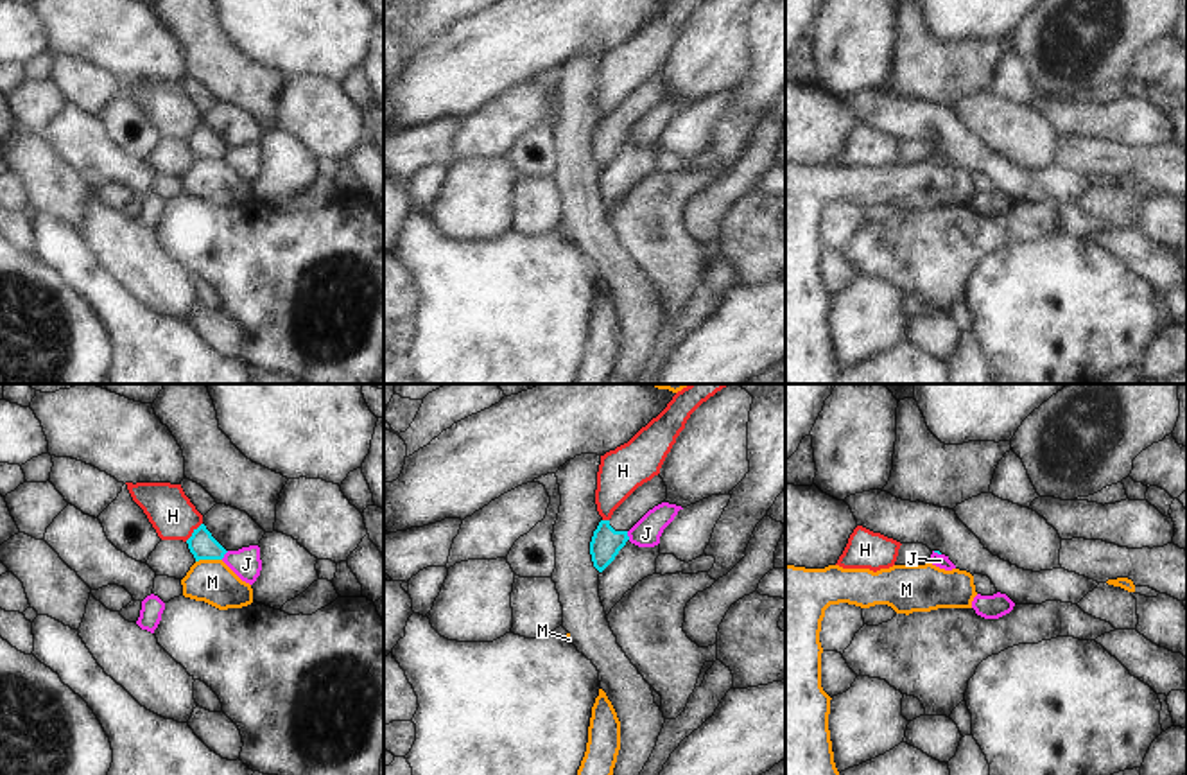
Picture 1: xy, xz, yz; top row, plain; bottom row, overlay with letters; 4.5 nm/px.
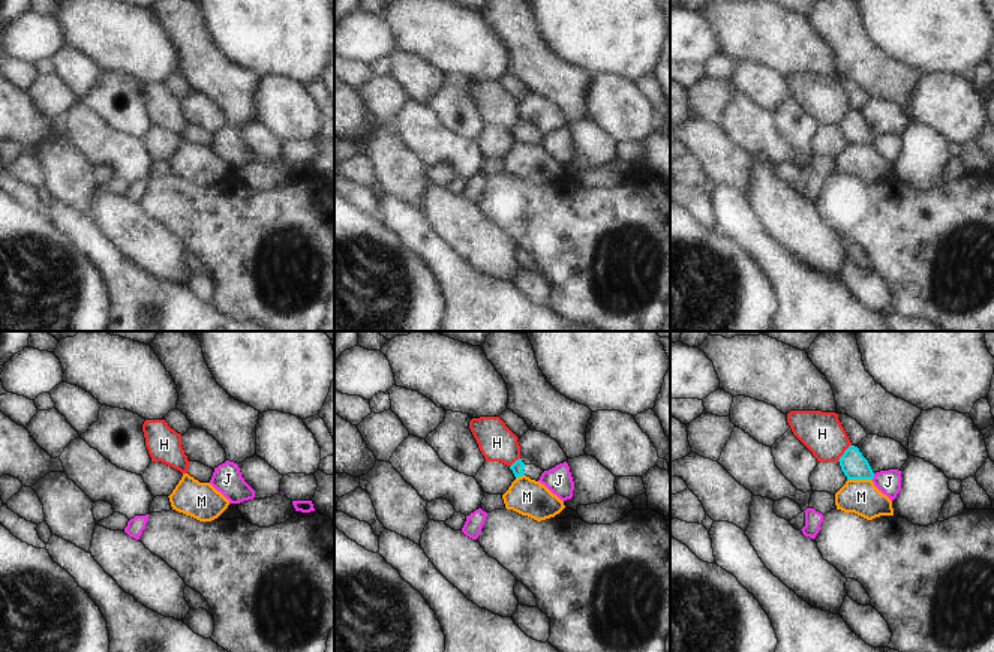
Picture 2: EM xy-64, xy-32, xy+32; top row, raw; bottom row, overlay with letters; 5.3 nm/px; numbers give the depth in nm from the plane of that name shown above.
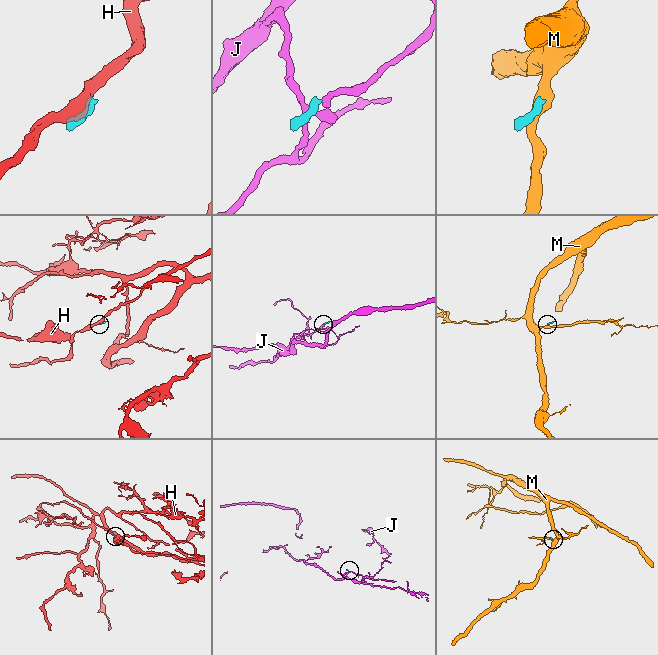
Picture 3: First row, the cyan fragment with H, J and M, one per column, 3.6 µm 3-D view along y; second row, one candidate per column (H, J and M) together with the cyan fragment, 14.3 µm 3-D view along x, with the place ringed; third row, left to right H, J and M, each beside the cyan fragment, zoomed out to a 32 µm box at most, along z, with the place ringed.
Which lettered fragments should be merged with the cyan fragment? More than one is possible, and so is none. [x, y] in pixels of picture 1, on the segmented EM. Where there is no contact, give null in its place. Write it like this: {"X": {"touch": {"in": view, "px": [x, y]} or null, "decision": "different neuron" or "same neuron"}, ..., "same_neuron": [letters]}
{"H": {"touch": {"in": "xy", "px": [194, 531]}, "decision": "different neuron"}, "J": {"touch": {"in": "xy", "px": [225, 553]}, "decision": "different neuron"}, "M": {"touch": {"in": "xy", "px": [208, 558]}, "decision": "different neuron"}, "same_neuron": []}

